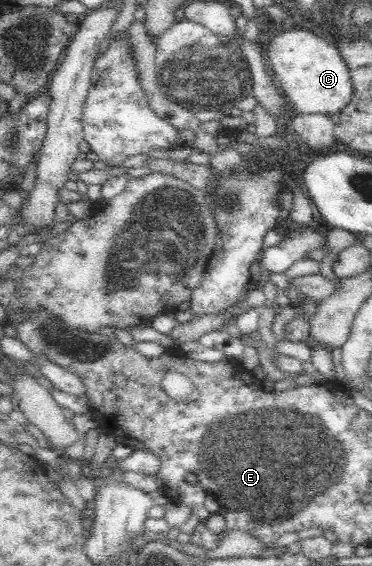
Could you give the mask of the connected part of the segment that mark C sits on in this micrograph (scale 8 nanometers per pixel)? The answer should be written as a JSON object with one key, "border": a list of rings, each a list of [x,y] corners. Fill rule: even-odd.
{"border":[[[309,28],[280,32],[270,40],[267,49],[270,68],[280,82],[280,89],[296,113],[326,114],[341,112],[351,101],[354,87],[347,63],[337,45],[328,42]]]}

